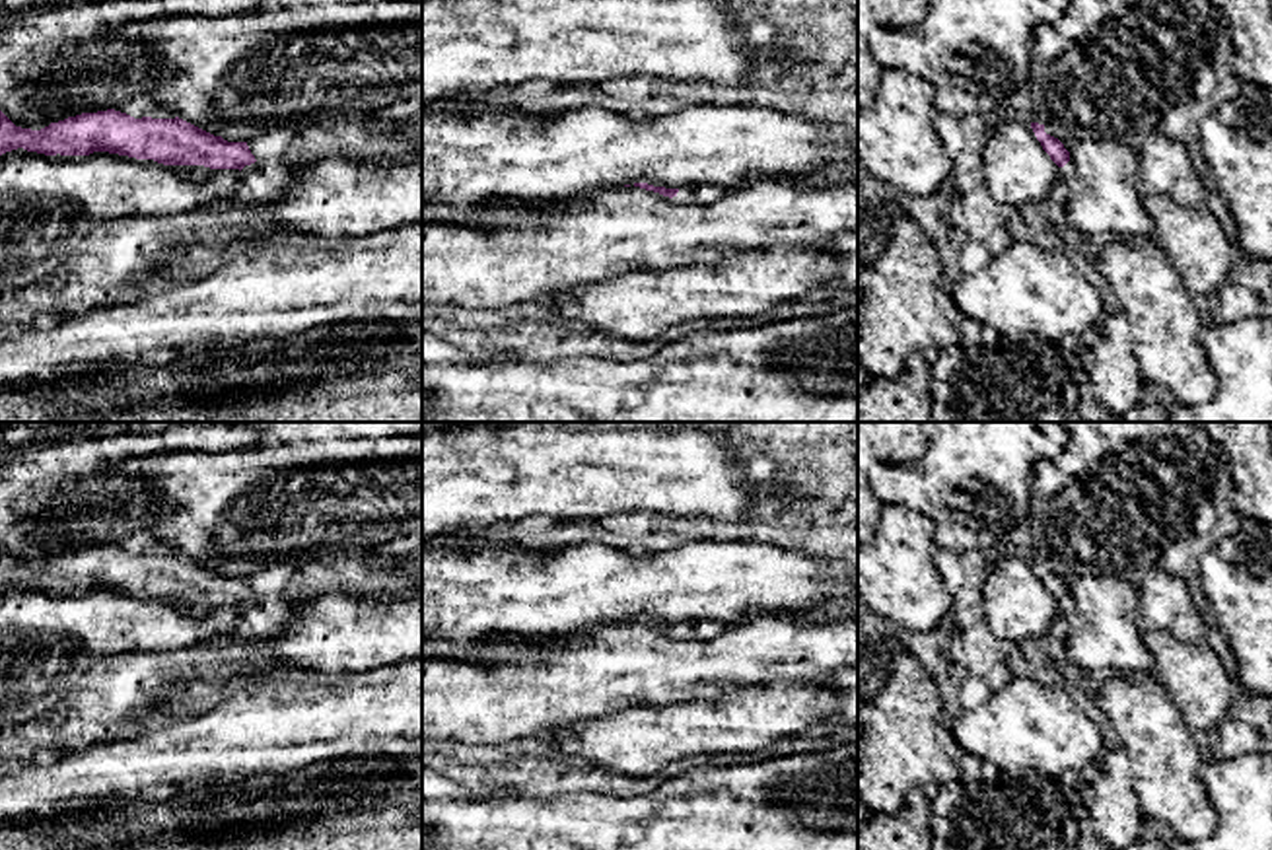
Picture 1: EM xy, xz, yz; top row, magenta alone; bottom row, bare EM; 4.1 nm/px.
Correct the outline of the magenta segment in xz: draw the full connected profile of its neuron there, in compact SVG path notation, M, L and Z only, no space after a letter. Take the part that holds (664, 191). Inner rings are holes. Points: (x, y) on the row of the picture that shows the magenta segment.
M634 183L634 187L659 193L681 204L712 204L724 196L725 189L712 183L690 183L679 189L654 187L648 183Z

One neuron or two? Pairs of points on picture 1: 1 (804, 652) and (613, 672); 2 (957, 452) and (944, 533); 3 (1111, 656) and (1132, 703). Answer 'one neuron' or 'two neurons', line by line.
1: one neuron
2: one neuron
3: two neurons

